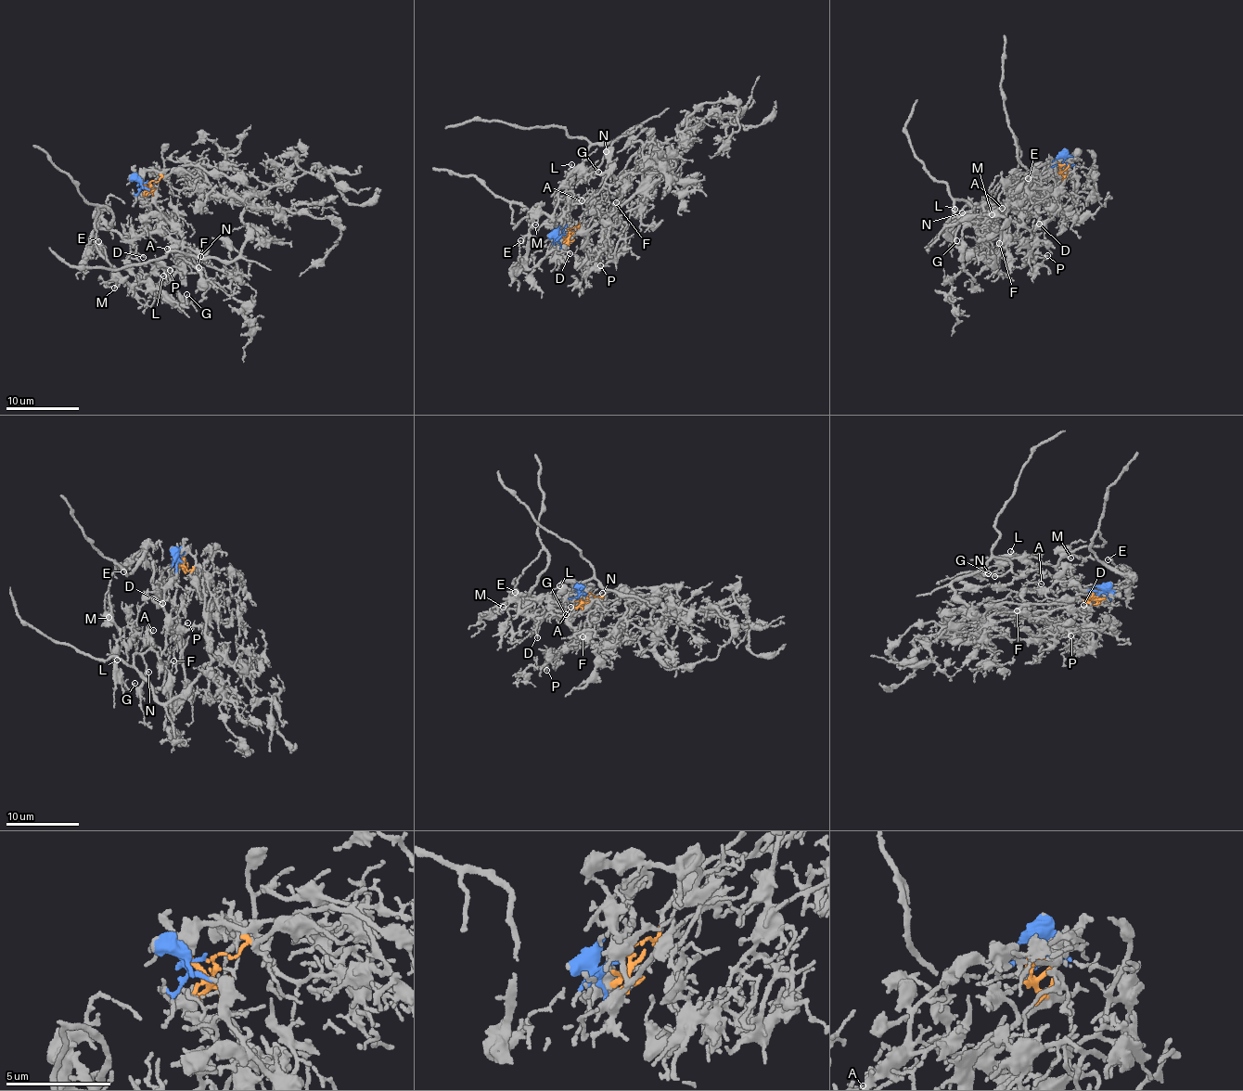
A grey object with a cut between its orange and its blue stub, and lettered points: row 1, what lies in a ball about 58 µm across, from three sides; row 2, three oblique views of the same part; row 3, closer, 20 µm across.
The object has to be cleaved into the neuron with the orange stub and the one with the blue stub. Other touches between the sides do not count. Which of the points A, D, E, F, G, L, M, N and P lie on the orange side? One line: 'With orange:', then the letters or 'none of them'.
With orange: D, E, G, L, M, P

